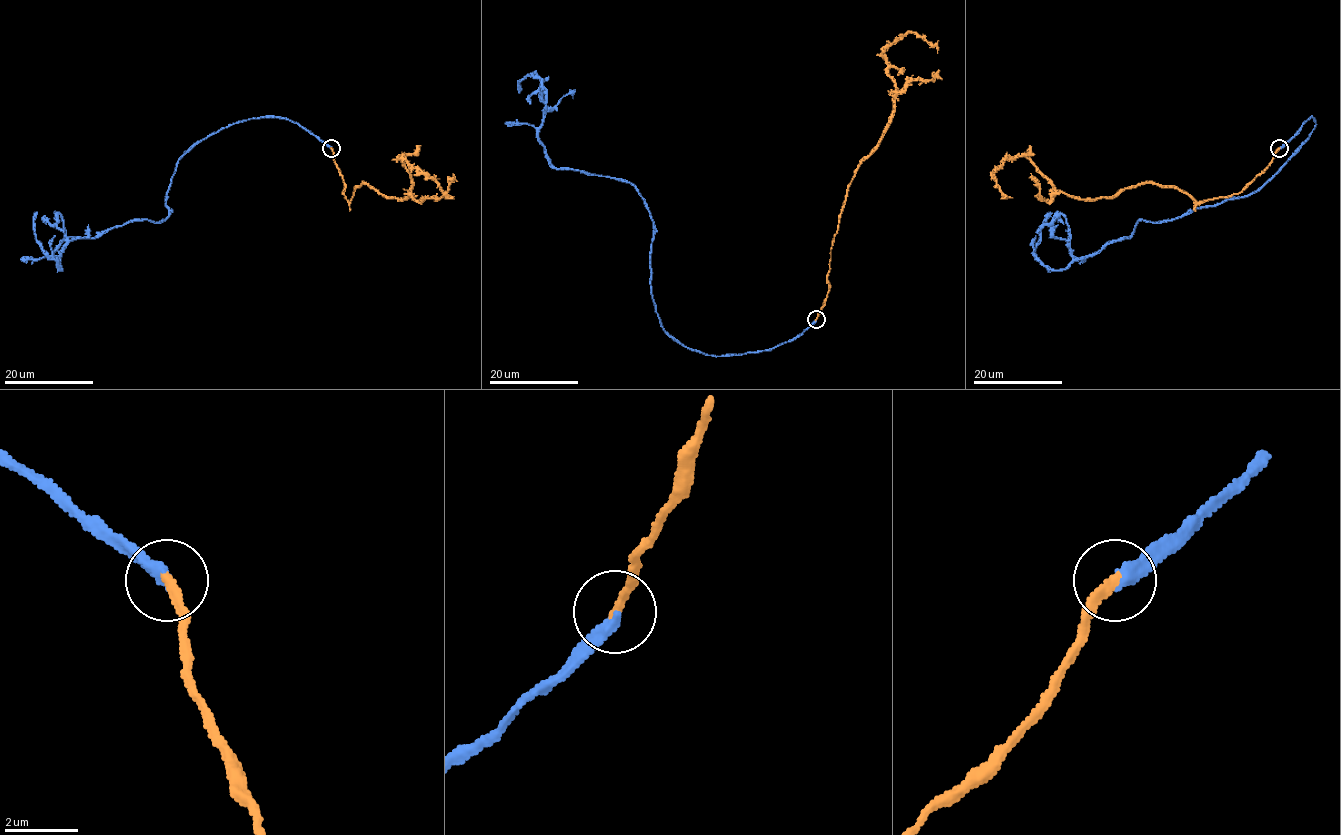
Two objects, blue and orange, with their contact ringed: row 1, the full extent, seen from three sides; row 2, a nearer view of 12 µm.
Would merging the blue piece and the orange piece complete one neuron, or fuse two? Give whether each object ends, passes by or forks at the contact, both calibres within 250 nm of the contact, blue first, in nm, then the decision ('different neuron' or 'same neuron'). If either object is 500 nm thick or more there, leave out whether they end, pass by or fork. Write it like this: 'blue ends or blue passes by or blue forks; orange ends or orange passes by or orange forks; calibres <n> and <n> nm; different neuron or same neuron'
blue ends; orange ends; calibres 360 and 280 nm; same neuron

